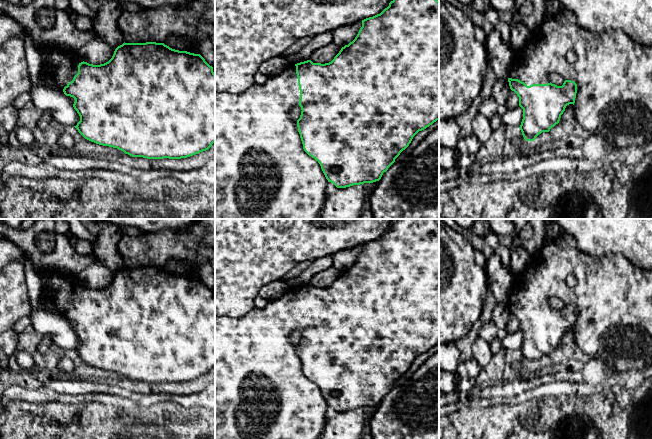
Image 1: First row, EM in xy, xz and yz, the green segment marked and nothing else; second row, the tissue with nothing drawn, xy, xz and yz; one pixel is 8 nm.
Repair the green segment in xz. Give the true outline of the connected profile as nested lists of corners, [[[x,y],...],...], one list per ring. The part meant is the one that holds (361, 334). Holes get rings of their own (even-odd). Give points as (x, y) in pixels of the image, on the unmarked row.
[[[396,219],[389,227],[389,230],[380,238],[362,244],[362,251],[355,263],[342,271],[331,286],[321,288],[307,284],[290,289],[280,298],[269,300],[264,308],[254,308],[242,317],[215,315],[215,439],[317,439],[323,433],[326,424],[325,414],[329,406],[333,407],[337,412],[346,412],[379,405],[383,397],[395,386],[400,377],[409,370],[413,361],[437,344],[439,344],[439,225],[435,219]],[[297,329],[301,331],[302,335],[300,342],[295,345],[291,343],[290,335]]]

